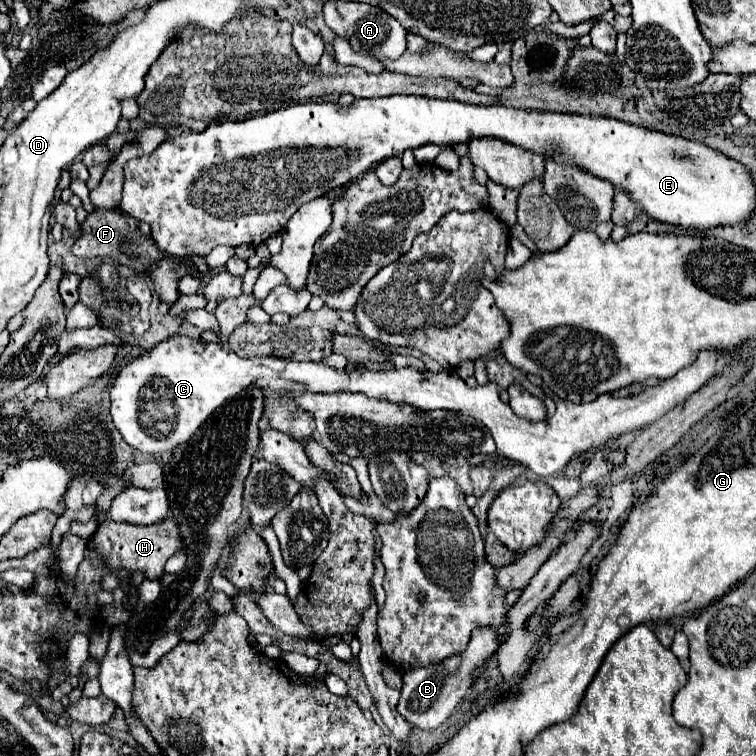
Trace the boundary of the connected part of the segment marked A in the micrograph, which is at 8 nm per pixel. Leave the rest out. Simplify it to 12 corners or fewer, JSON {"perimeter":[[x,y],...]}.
{"perimeter":[[325,2],[327,26],[359,54],[395,60],[407,30],[381,8]]}

